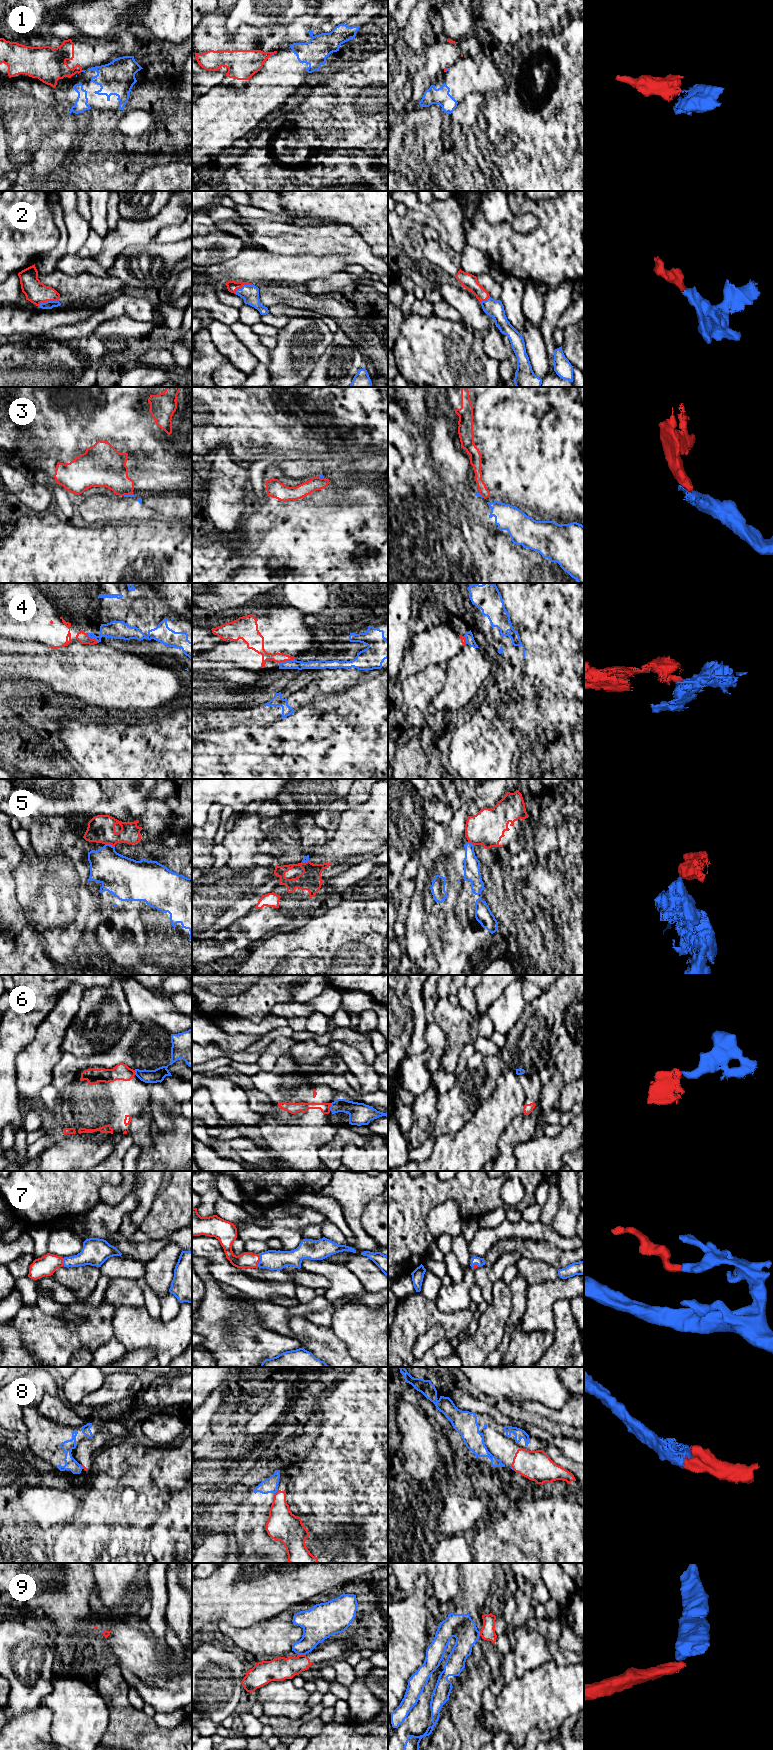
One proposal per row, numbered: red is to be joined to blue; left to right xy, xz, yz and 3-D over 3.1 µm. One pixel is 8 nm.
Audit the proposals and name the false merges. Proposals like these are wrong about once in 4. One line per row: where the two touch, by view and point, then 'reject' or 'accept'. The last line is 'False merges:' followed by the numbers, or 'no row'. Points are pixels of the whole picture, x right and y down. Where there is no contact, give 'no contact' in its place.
1: contact yz (446, 70); reject
2: contact xy (48, 301); accept
3: contact xy (127, 495); reject
4: contact xz (287, 661); reject
5: contact xy (109, 844); reject
6: contact xz (330, 1107); reject
7: contact xz (259, 1261); accept
8: contact xz (276, 1491); reject
9: contact xz (302, 1654); reject
False merges: 1, 3, 4, 5, 6, 8, 9

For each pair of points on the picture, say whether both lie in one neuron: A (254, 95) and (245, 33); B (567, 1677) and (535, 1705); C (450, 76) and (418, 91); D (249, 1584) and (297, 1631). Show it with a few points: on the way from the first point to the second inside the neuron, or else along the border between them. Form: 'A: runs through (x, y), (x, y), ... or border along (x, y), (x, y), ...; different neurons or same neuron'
A: border along (264, 63), (248, 80); different neurons
B: runs through (559, 1685), (543, 1698); same neuron
C: border along (431, 85), (422, 97); different neurons
D: border along (272, 1618), (258, 1622), (250, 1627); different neurons

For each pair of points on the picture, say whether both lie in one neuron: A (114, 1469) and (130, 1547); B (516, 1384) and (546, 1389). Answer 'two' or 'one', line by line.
A: one
B: one

